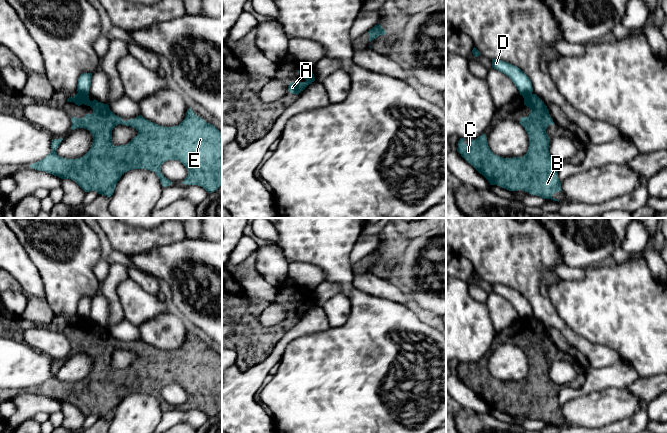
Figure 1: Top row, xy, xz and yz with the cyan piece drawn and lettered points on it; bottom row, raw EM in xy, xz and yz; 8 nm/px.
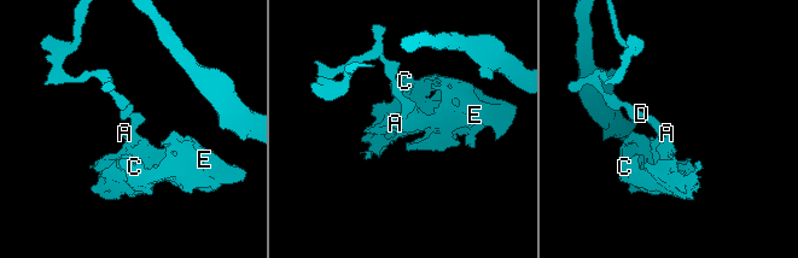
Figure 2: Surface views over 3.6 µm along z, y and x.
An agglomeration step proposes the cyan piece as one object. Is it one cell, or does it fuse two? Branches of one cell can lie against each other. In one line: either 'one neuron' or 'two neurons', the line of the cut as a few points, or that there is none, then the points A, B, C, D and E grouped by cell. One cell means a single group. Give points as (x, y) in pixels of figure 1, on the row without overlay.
two neurons | xy (78, 316), (87, 319) | A B C E / D

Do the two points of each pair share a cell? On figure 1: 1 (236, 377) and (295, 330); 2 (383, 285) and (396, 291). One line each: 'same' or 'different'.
1: same
2: same

